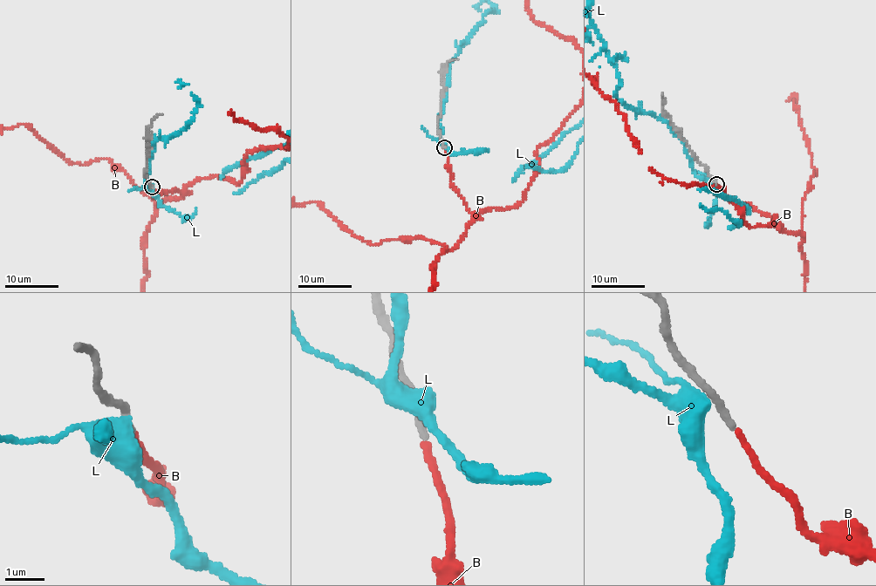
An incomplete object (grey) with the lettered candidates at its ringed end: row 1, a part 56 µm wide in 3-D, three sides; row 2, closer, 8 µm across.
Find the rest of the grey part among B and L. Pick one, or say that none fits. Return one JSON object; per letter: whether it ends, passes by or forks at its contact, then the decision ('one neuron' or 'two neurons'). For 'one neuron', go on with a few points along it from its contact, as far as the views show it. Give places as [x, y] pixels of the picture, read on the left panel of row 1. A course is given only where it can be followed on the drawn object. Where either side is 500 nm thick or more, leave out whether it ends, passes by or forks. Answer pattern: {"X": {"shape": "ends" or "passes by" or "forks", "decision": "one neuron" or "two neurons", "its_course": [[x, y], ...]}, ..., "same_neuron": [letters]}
{"B": {"shape": "ends", "decision": "one neuron"}, "L": {"shape": "forks", "decision": "two neurons"}, "same_neuron": ["B"]}

